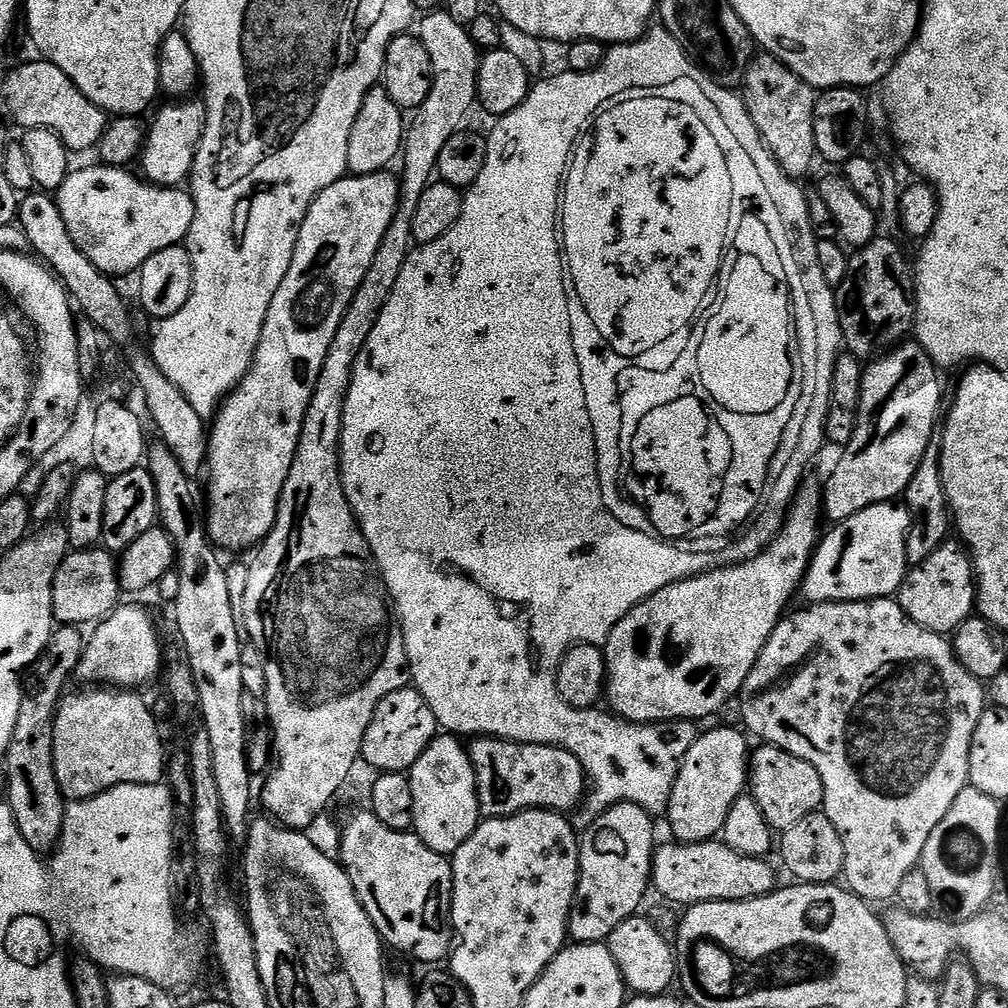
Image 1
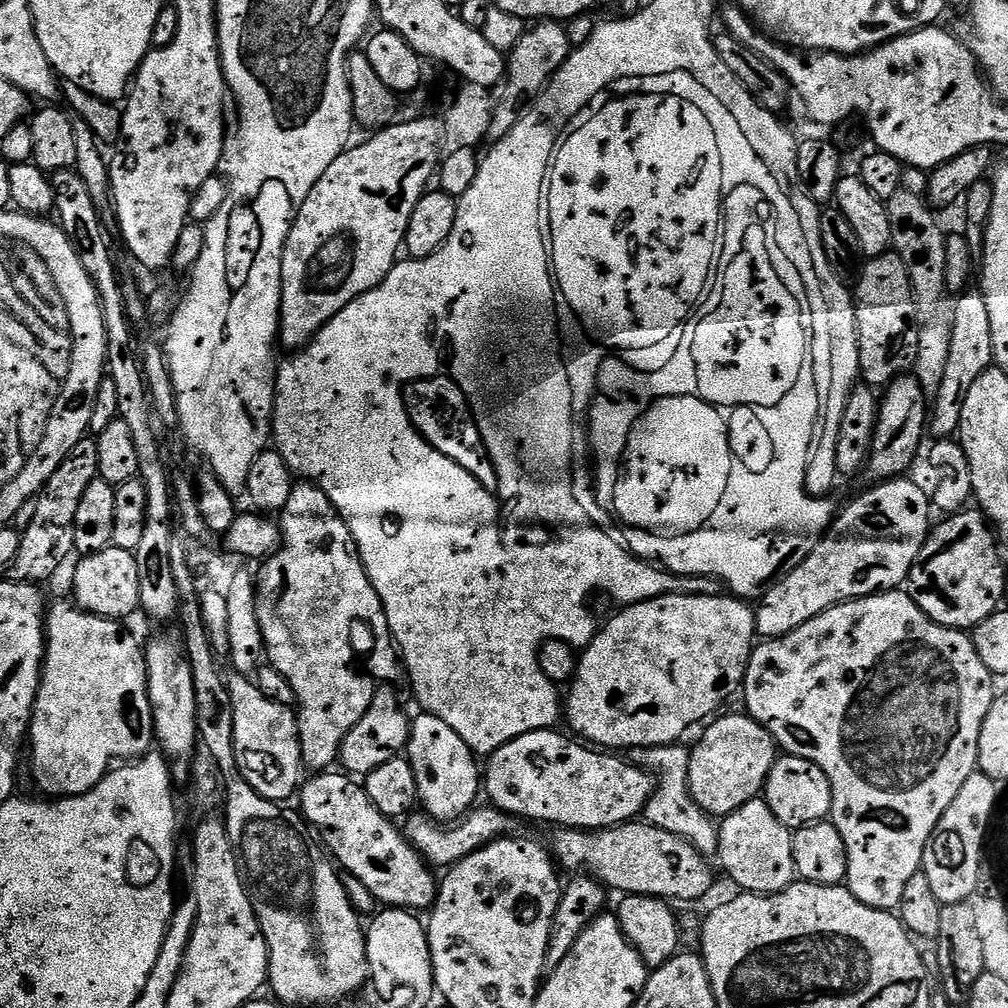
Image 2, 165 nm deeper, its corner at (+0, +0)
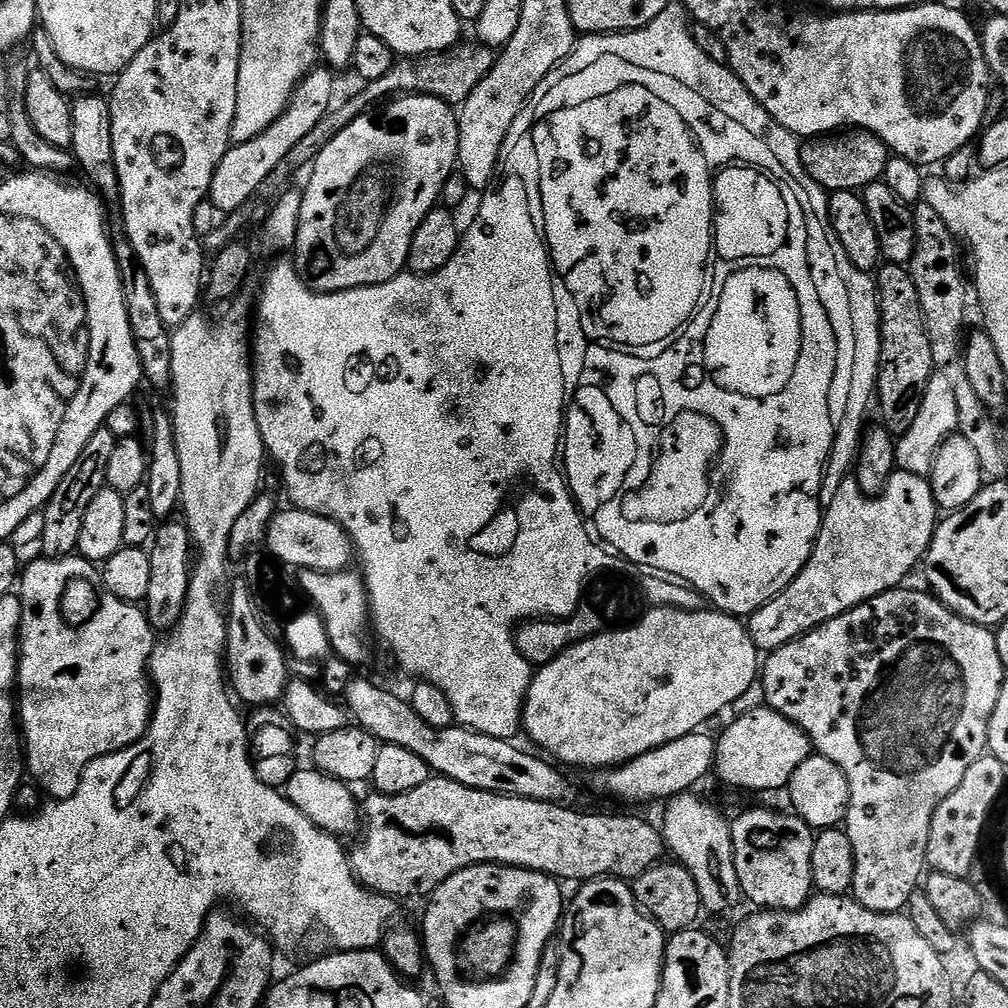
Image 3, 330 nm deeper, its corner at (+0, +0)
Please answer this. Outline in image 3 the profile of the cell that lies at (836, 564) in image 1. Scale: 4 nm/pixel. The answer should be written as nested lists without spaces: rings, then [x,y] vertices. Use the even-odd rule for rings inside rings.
[[[897,470],[893,472],[884,493],[870,497],[860,491],[855,475],[848,474],[838,487],[834,502],[823,509],[820,532],[806,566],[802,566],[788,588],[784,588],[768,604],[763,604],[758,611],[747,617],[746,627],[757,649],[764,654],[773,652],[776,648],[789,644],[791,640],[805,636],[807,632],[838,618],[854,606],[892,588],[901,587],[907,581],[904,579],[915,568],[917,571],[918,565],[927,556],[937,523],[938,507],[925,477]]]

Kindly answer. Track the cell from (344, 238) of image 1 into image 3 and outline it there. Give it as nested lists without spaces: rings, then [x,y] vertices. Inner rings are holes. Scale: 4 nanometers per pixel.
[[[398,96],[375,110],[364,112],[346,130],[342,130],[327,146],[318,154],[318,158],[310,165],[312,177],[308,185],[302,188],[302,210],[298,222],[298,234],[296,235],[296,247],[294,249],[294,263],[301,280],[308,288],[316,292],[341,292],[351,288],[365,288],[382,282],[390,282],[390,278],[400,275],[408,267],[408,255],[410,254],[410,242],[412,235],[422,226],[422,218],[430,214],[437,207],[442,186],[457,171],[458,161],[458,134],[460,133],[460,122],[453,105],[439,100],[433,96]]]

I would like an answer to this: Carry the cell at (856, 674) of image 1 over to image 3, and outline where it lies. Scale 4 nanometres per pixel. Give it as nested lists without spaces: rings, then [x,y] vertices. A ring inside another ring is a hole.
[[[908,587],[892,588],[878,594],[842,613],[838,618],[818,626],[814,631],[807,632],[805,636],[799,636],[786,646],[767,653],[758,676],[759,683],[764,683],[763,703],[778,714],[790,718],[790,722],[798,725],[810,738],[813,749],[819,755],[830,758],[830,762],[834,762],[834,766],[838,766],[838,770],[846,774],[846,782],[850,786],[846,831],[850,846],[854,846],[854,882],[851,895],[870,911],[889,914],[903,913],[912,895],[921,887],[922,877],[926,872],[928,835],[934,810],[938,810],[940,803],[950,798],[954,790],[958,790],[966,770],[970,770],[970,766],[974,766],[974,762],[978,762],[978,758],[985,755],[988,746],[988,723],[994,714],[994,706],[998,706],[998,694],[1006,682],[1006,665],[998,654],[996,633],[991,627],[964,620],[936,599],[931,591],[915,592]]]

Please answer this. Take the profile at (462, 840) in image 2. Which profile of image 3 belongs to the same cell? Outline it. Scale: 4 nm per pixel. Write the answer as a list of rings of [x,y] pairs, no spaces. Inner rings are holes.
[[[433,775],[422,786],[417,786],[415,790],[410,790],[406,794],[397,796],[382,796],[372,794],[368,801],[362,804],[362,837],[364,844],[360,844],[356,849],[351,849],[350,859],[352,861],[352,871],[356,873],[356,879],[368,889],[369,892],[379,892],[382,896],[401,898],[400,896],[424,896],[431,897],[442,882],[446,882],[454,874],[458,874],[467,868],[474,868],[478,864],[491,864],[493,866],[507,866],[510,868],[529,868],[531,872],[541,872],[551,876],[561,882],[576,880],[575,882],[587,882],[589,880],[603,880],[605,878],[615,878],[625,882],[631,882],[646,874],[654,865],[661,863],[666,856],[666,845],[659,827],[647,824],[640,816],[599,816],[596,812],[575,812],[575,807],[565,806],[562,803],[552,803],[550,801],[534,801],[530,797],[496,795],[486,790],[472,789],[464,786],[461,782],[454,781],[442,775]]]

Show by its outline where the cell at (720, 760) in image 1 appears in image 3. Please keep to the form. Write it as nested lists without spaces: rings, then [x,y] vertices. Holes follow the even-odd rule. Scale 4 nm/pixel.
[[[759,706],[744,712],[724,733],[719,733],[716,741],[716,766],[714,776],[717,776],[728,788],[741,788],[744,792],[776,792],[787,789],[790,778],[806,758],[813,755],[814,749],[810,738],[790,718],[778,714],[770,707]]]

